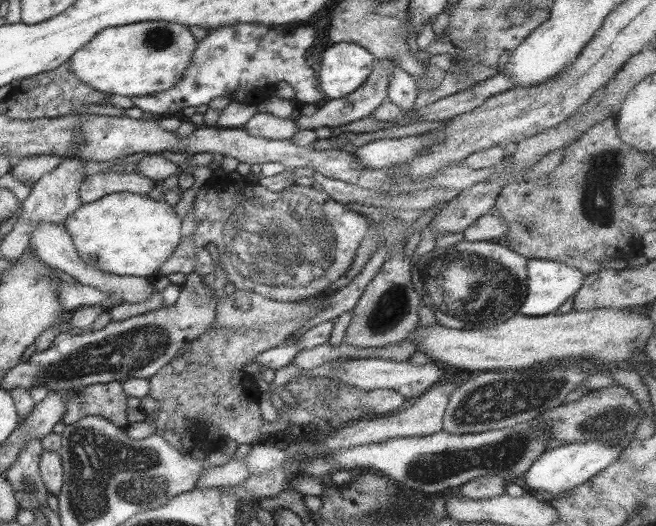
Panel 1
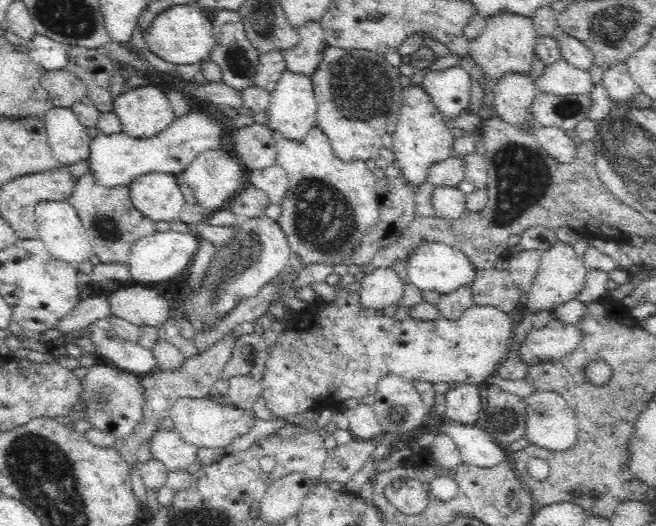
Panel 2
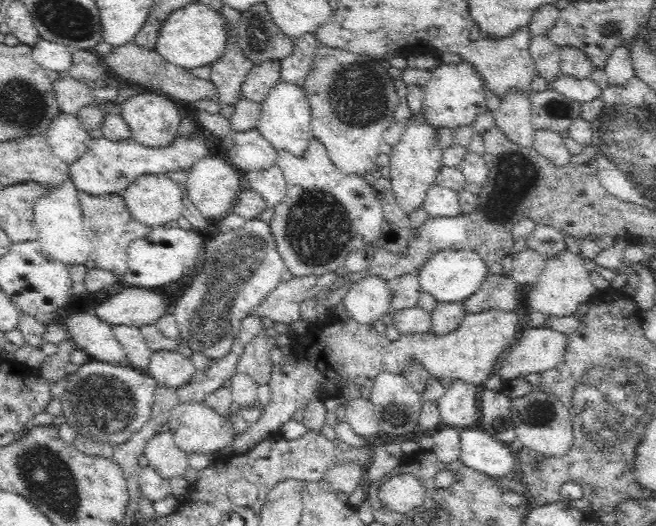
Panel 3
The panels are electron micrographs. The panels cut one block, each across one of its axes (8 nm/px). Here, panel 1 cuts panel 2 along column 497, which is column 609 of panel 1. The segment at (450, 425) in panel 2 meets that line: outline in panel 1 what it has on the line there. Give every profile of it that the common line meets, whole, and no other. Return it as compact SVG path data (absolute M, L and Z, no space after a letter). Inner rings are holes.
M598 440L576 441L572 444L548 449L526 471L522 485L526 484L529 486L528 488L534 489L538 493L547 492L555 497L561 497L564 493L588 482L612 462L616 462L627 444L628 442L608 444Z

